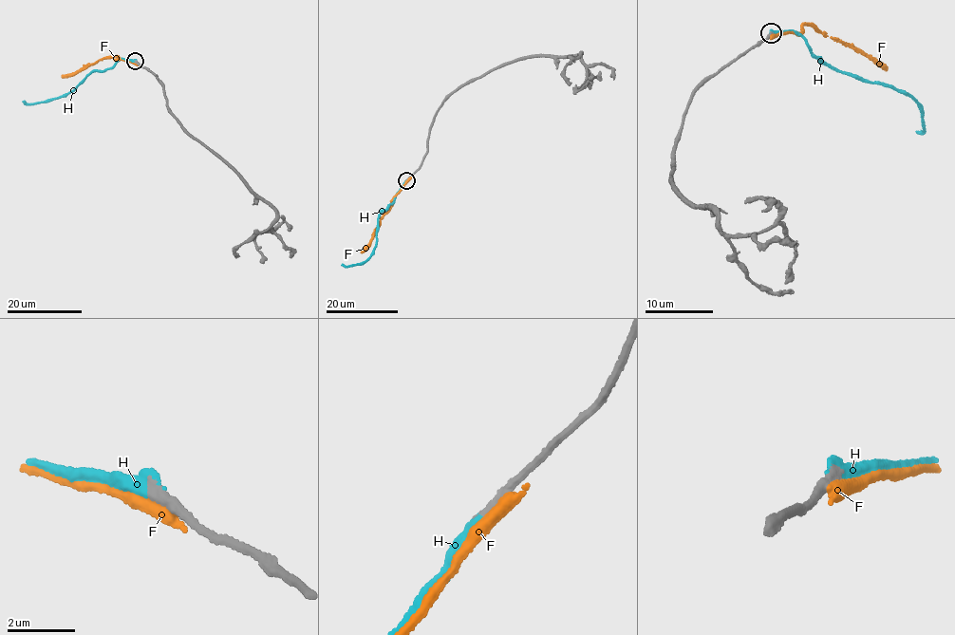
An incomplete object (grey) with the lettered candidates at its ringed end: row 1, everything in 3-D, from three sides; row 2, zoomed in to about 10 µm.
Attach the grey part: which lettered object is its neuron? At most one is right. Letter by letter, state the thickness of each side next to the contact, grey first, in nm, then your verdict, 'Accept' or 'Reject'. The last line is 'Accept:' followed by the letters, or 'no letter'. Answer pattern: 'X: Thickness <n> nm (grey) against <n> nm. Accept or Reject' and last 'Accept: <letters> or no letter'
F: Thickness 420 nm (grey) against 550 nm. Reject
H: Thickness 360 nm (grey) against 320 nm. Accept
Accept: H

